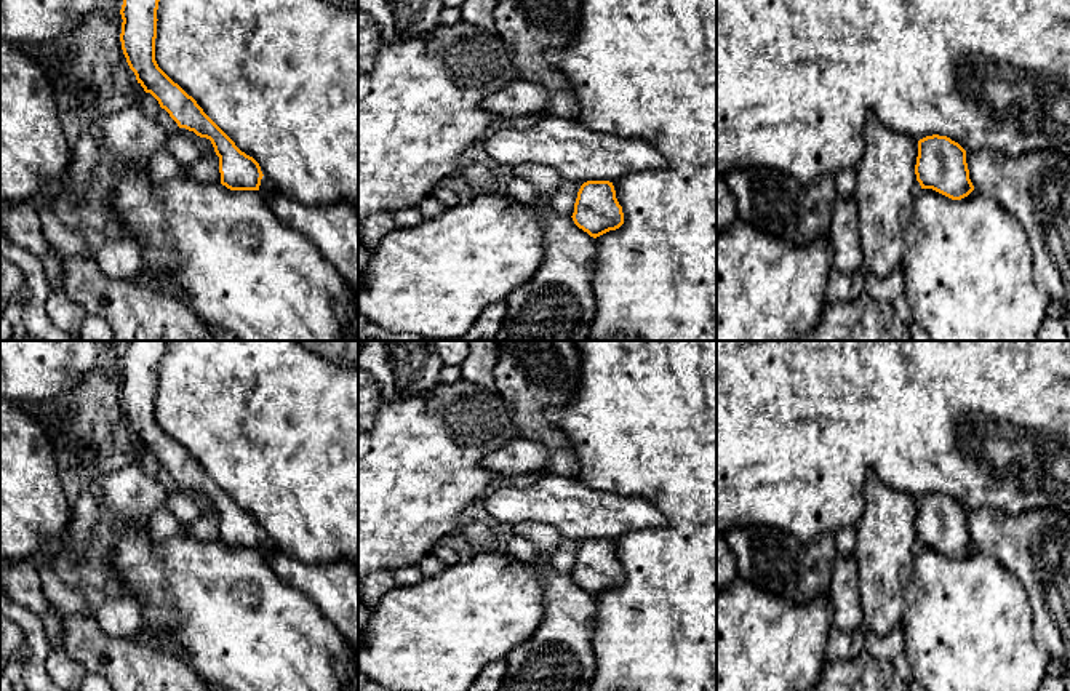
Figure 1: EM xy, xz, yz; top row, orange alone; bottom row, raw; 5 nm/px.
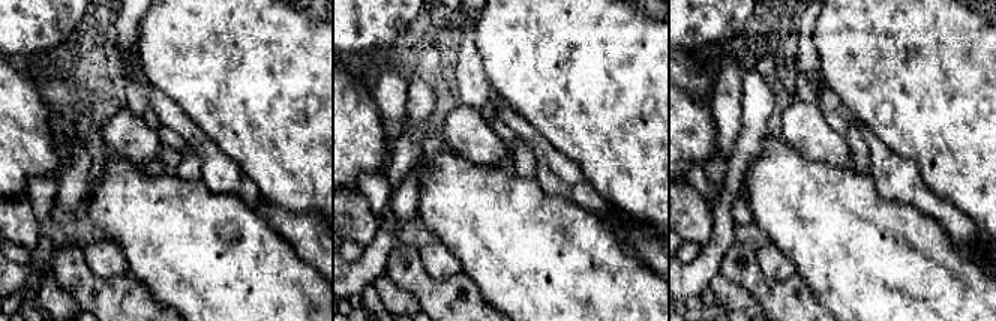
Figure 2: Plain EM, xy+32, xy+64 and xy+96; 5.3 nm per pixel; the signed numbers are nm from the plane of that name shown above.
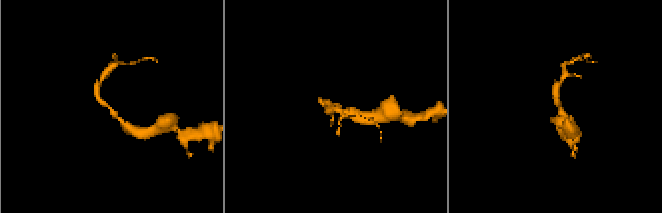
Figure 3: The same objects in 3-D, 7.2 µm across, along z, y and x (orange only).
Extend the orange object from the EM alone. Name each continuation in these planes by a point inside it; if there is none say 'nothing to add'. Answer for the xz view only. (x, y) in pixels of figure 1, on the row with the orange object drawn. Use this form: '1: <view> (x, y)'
nothing to add

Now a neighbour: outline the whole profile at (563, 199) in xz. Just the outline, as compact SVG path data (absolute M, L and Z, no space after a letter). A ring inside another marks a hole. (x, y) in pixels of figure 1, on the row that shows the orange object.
M561 179L553 195L545 202L558 214L571 218L574 213L574 203L581 186Z

